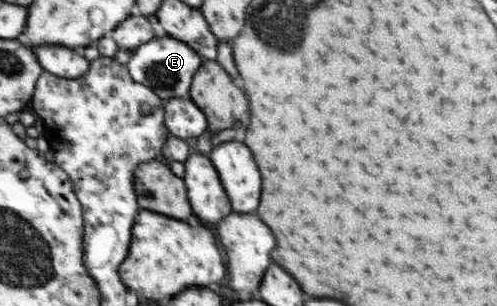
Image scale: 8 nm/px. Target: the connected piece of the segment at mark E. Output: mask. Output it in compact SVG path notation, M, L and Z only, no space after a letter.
M170 35L154 38L142 47L136 48L128 65L136 81L143 82L156 90L164 100L174 98L192 99L192 89L196 74L203 67L205 59L188 42Z

